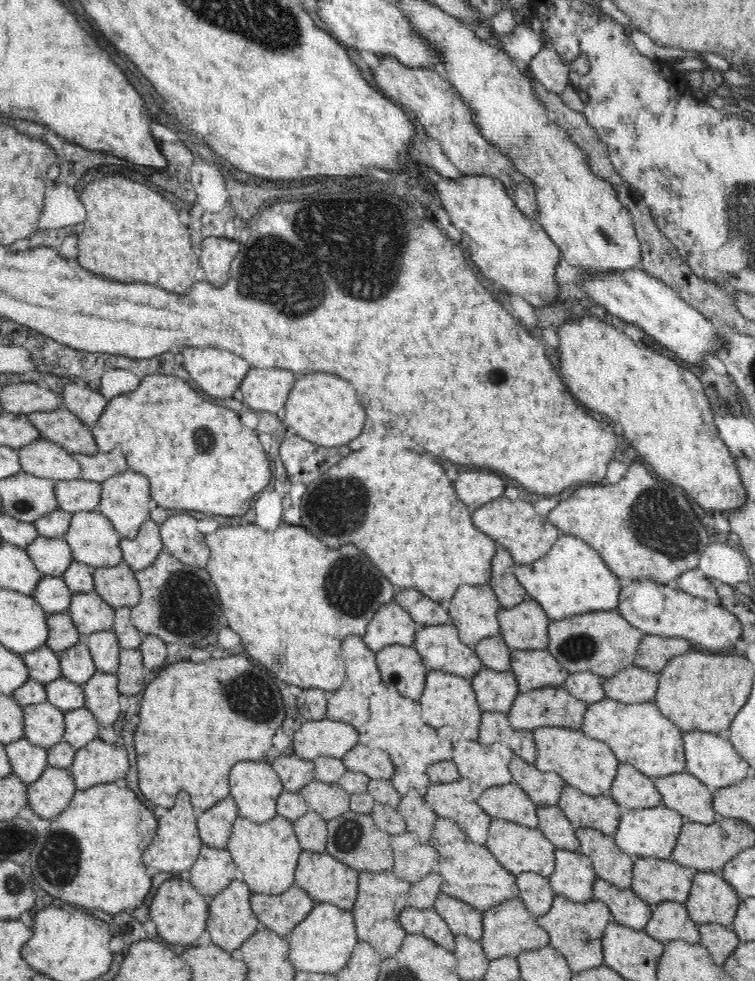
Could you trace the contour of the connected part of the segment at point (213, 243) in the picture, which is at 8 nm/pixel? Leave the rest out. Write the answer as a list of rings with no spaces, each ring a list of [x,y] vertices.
[[[207,237],[200,245],[198,256],[200,268],[204,270],[204,280],[213,287],[221,287],[229,276],[231,263],[240,250],[238,240],[227,237]]]

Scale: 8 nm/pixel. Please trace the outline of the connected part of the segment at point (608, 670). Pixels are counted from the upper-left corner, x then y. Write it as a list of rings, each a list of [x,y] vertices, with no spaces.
[[[617,609],[600,612],[590,612],[580,615],[574,615],[570,618],[560,621],[551,621],[548,624],[548,651],[554,656],[568,672],[576,673],[578,671],[592,671],[601,678],[612,677],[623,668],[631,667],[635,664],[635,656],[640,640],[643,638],[643,632],[634,628]]]

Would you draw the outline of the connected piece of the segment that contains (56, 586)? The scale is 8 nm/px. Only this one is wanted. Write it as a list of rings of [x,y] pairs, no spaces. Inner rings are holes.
[[[43,576],[36,584],[32,598],[48,613],[68,613],[73,593],[62,577]]]

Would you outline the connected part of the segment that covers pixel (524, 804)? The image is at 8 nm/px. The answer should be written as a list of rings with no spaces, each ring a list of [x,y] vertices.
[[[516,782],[487,788],[477,803],[492,819],[504,819],[528,828],[538,827],[536,803]]]

